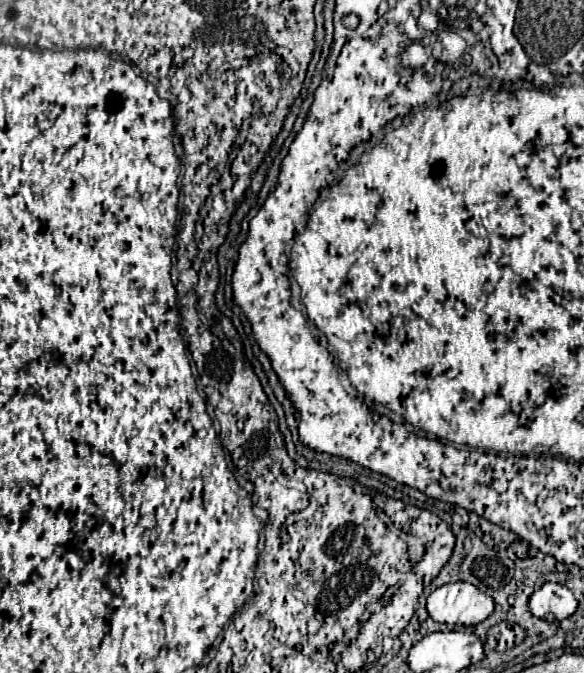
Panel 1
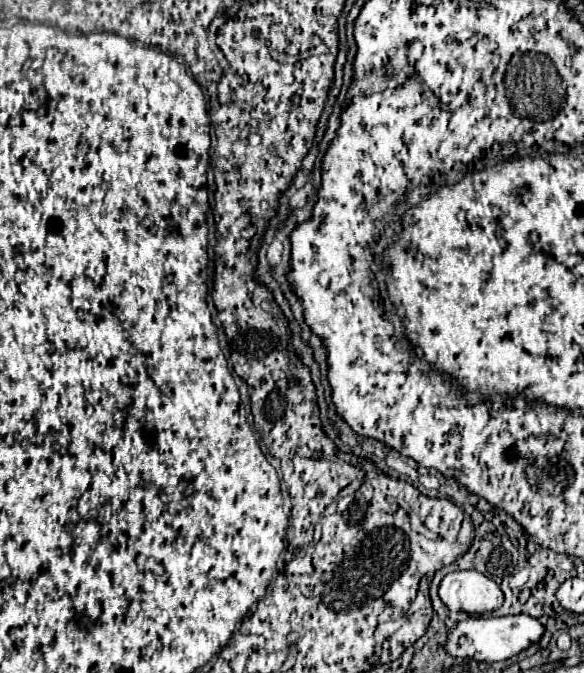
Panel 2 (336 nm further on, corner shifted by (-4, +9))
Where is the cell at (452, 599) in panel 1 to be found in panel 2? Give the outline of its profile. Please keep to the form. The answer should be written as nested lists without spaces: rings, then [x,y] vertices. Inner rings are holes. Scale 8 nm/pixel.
[[[479,571],[447,573],[439,585],[439,597],[451,611],[485,615],[503,605],[499,585]]]

